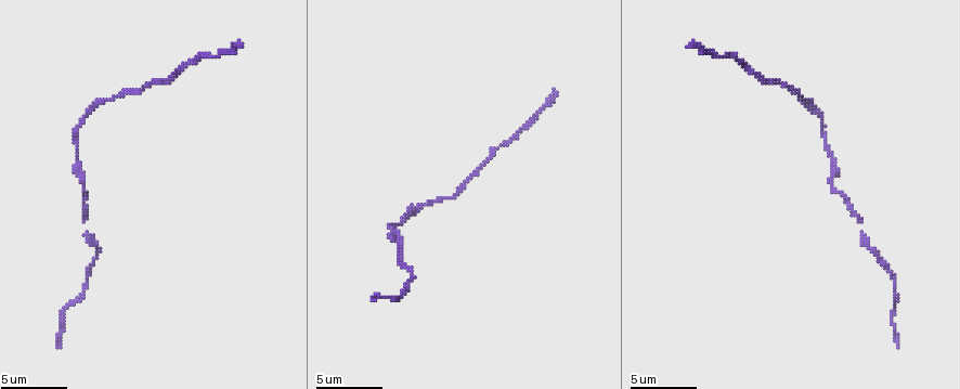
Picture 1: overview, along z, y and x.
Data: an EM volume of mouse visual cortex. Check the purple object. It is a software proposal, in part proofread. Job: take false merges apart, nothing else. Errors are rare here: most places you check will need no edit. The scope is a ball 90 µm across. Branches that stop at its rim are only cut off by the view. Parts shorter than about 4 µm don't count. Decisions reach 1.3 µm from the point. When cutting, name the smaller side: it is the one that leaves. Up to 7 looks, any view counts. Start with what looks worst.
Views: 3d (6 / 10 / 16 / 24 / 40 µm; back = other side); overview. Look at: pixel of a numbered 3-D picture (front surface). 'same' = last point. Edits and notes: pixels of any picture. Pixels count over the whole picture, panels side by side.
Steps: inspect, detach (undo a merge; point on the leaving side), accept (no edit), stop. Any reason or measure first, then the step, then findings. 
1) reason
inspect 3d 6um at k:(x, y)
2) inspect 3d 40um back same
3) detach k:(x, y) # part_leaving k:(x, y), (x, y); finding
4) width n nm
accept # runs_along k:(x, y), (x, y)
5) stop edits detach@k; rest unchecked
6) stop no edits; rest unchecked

sudden change in width
inspect 3d 10um at 1:(409, 271)

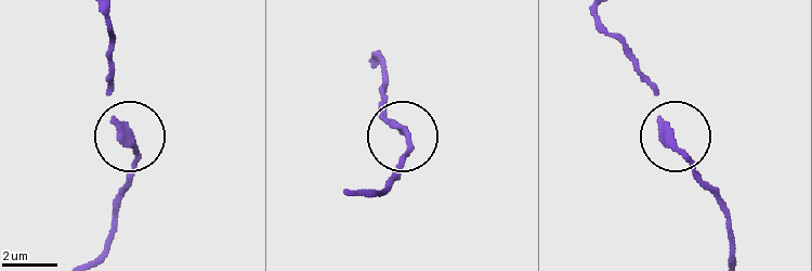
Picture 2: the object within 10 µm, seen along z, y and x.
accept # runs_along 2:(376, 59), (380, 114), (408, 150), (402, 175); one cell here

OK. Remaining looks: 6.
thick turns thin
inspect 3d 6um at 1:(84, 187)

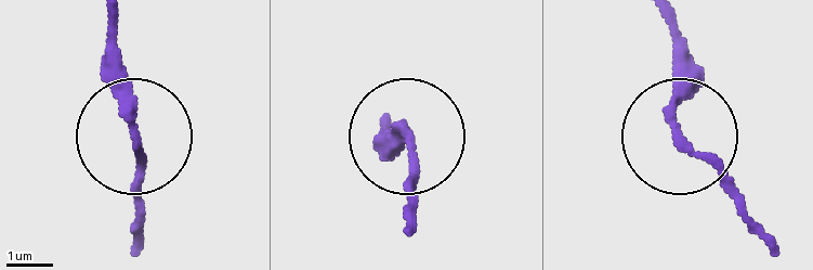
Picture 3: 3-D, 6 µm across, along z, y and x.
width 220 nm
accept # runs_along 3:(110, 24), (110, 82), (134, 137), (134, 242); one cell here

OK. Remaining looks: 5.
inspect 3d 6um at 1:(104, 99)

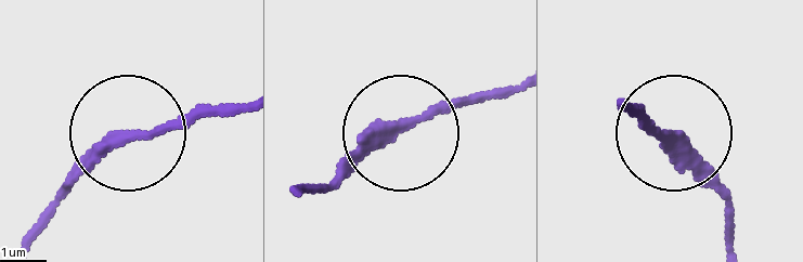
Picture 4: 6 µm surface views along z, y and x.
accept # runs_along 4:(305, 188), (432, 112), (515, 88); all the same cell

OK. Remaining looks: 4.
thick turns thin
inspect 3d 10um at 1:(505, 143)

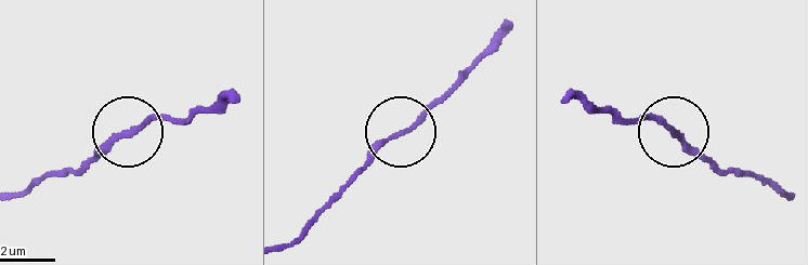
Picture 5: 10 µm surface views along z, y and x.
accept # one cell here

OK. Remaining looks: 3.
stop no edits; rest unchecked

